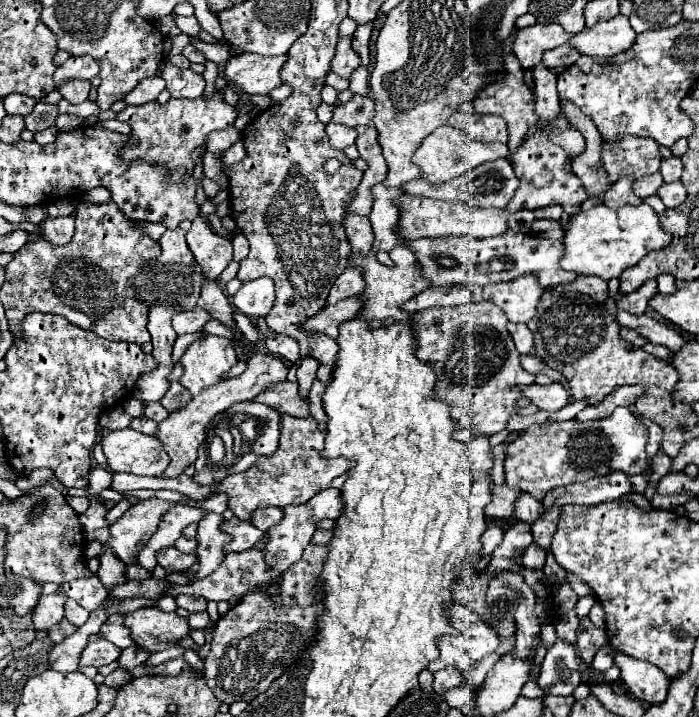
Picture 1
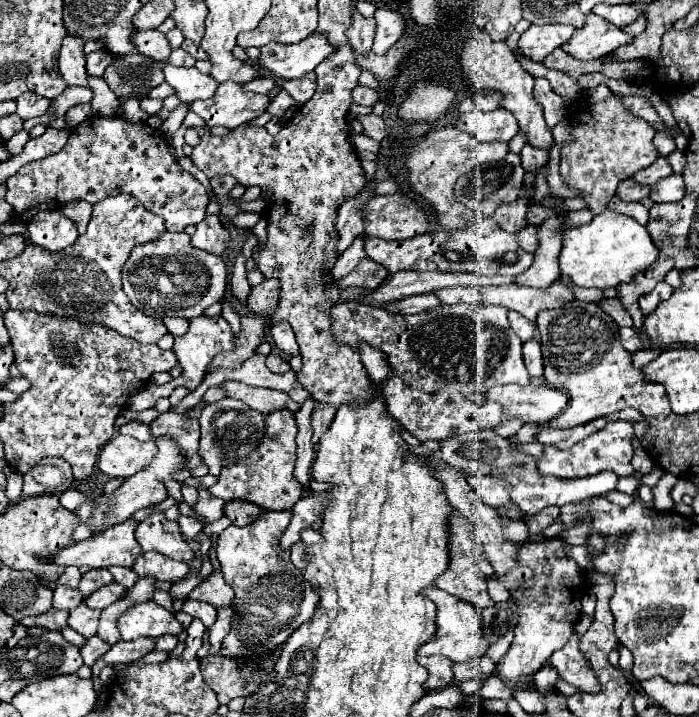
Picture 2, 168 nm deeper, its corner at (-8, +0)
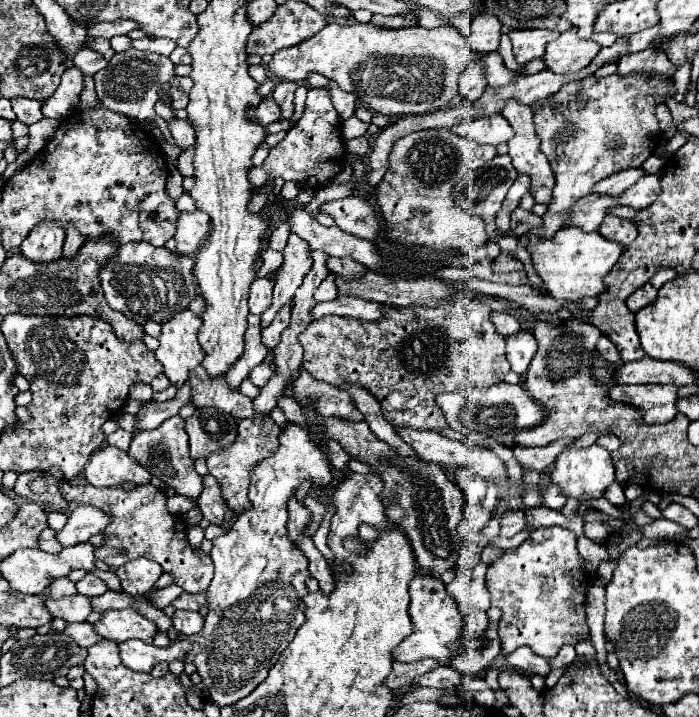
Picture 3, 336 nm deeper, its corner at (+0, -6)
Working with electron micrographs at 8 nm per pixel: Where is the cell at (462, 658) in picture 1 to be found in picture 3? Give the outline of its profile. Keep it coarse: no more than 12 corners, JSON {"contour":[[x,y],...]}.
{"contour":[[439,578],[409,584],[413,632],[391,654],[399,662],[449,660],[461,614]]}

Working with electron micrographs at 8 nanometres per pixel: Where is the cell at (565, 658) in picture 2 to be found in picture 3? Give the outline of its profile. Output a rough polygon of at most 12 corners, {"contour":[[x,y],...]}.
{"contour":[[531,648],[507,656],[507,664],[525,674],[549,674],[549,660]]}

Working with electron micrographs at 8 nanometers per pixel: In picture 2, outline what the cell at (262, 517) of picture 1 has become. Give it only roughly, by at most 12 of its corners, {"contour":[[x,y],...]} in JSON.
{"contour":[[233,500],[225,504],[225,516],[235,526],[247,526],[263,510],[259,506]]}

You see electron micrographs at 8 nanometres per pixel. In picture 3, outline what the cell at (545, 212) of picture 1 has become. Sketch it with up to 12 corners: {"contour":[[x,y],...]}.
{"contour":[[517,208],[511,214],[511,234],[523,236],[543,220]]}

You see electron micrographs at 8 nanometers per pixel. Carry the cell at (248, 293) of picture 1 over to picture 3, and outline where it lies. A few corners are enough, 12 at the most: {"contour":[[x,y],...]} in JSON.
{"contour":[[257,278],[249,290],[249,312],[271,306],[273,280]]}

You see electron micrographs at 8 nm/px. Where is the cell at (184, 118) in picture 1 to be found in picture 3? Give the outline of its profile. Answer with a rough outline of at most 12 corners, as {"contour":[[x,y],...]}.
{"contour":[[271,96],[249,114],[263,126],[281,120],[281,108]]}

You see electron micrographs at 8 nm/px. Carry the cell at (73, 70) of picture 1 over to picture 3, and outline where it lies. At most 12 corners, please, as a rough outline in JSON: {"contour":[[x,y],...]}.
{"contour":[[91,48],[75,54],[75,66],[85,76],[93,76],[107,66],[107,60]]}

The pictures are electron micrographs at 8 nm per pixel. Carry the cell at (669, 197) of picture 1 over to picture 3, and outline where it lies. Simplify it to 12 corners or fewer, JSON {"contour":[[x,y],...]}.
{"contour":[[645,174],[617,196],[617,204],[641,210],[659,196],[659,176]]}

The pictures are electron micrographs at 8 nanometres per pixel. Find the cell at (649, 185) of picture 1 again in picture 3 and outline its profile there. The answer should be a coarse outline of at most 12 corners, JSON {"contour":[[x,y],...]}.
{"contour":[[589,194],[575,202],[565,226],[593,232],[617,206],[611,196]]}

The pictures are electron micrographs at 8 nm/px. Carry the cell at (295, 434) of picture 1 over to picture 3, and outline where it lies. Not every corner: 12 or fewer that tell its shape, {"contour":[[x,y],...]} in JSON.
{"contour":[[271,418],[239,422],[229,448],[207,456],[233,512],[247,500],[249,470],[279,448]]}

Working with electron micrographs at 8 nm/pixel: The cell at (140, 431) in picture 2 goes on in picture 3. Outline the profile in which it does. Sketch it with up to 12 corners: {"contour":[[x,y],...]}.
{"contour":[[117,428],[107,436],[107,444],[127,450],[131,432]]}

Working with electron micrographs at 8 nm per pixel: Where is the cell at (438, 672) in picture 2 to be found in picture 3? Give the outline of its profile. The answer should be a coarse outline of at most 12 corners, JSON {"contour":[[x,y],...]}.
{"contour":[[433,658],[401,664],[395,662],[383,682],[391,690],[409,690],[411,680],[439,662]]}

